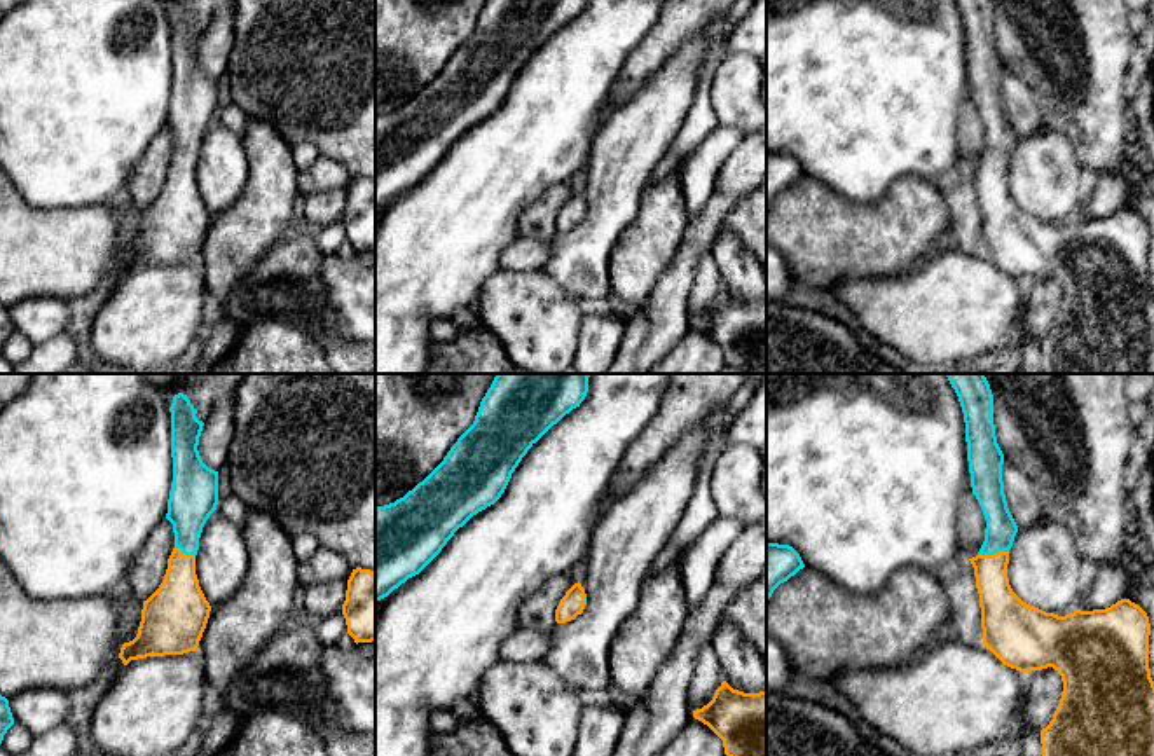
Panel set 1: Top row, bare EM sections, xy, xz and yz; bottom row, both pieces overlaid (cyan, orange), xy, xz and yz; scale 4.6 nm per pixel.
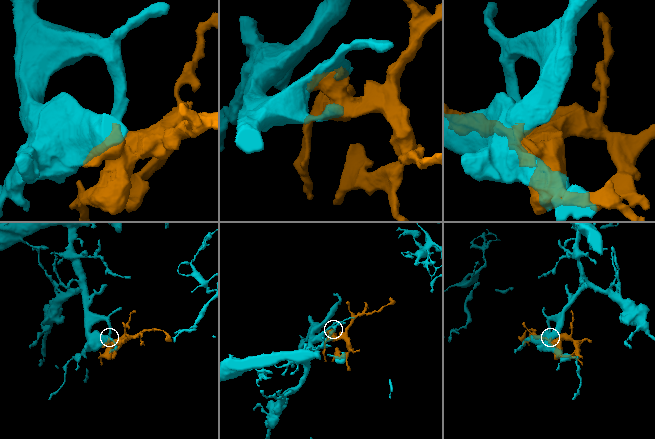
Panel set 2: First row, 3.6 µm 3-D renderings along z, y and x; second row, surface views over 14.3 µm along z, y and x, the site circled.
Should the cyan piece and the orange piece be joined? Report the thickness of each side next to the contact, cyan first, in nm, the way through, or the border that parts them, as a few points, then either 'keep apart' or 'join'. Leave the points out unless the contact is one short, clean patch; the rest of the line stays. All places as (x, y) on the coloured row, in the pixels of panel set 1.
calibres 140 and 180 nm; way yz (1001, 528), (992, 554), (992, 585), (1001, 606); join

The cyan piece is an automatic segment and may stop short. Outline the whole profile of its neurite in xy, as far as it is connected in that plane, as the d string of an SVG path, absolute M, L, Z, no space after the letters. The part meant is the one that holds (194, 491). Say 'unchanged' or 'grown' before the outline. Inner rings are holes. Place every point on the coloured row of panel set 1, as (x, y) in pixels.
grown | M175 395L169 412L173 482L166 519L173 524L175 548L168 559L162 583L147 601L143 601L136 637L124 643L120 648L119 658L124 665L131 660L147 656L197 651L211 611L196 574L196 555L203 527L218 505L218 471L208 468L199 456L197 445L204 423L196 417L197 410L187 395Z

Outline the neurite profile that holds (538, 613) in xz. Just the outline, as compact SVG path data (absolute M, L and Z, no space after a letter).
M580 573L552 576L519 609L519 629L534 632L552 632L555 627L555 609L566 592L580 581Z

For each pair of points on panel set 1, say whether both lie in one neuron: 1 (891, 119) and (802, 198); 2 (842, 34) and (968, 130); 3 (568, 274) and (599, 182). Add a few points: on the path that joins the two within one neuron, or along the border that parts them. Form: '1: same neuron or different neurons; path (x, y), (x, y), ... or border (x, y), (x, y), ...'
1: different neurons; border (805, 175), (828, 184), (856, 203)
2: different neurons; border (971, 100), (962, 105), (957, 128), (966, 163)
3: same neuron; path (583, 252), (599, 231), (599, 205)

